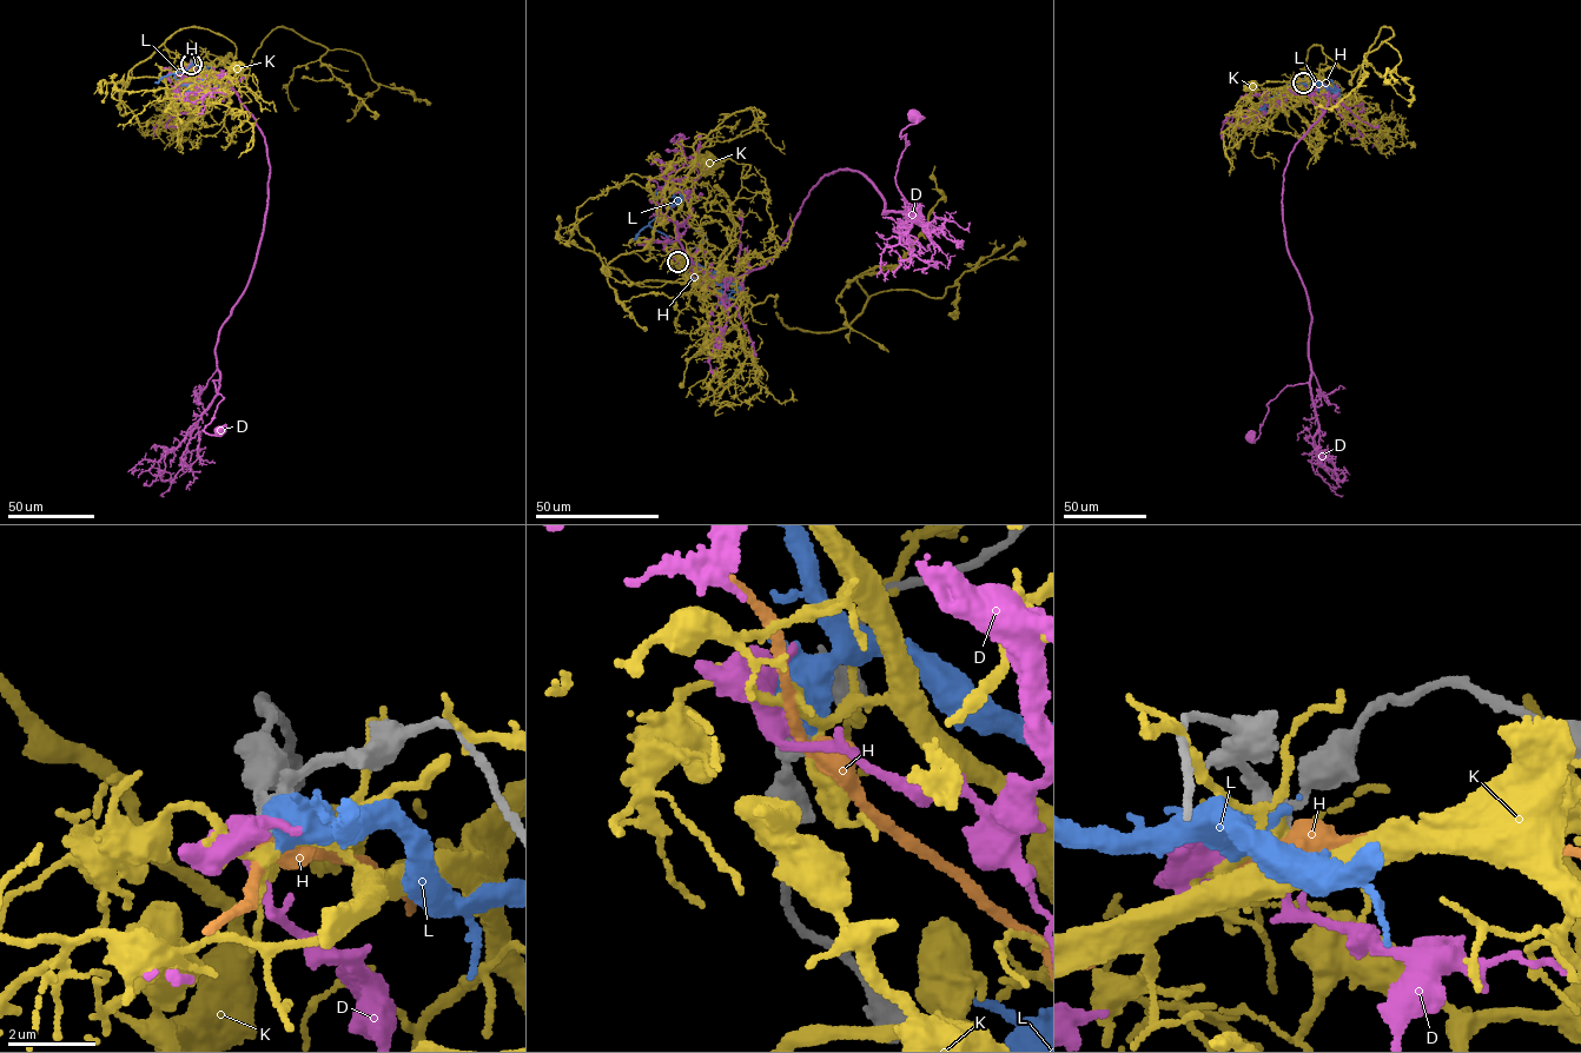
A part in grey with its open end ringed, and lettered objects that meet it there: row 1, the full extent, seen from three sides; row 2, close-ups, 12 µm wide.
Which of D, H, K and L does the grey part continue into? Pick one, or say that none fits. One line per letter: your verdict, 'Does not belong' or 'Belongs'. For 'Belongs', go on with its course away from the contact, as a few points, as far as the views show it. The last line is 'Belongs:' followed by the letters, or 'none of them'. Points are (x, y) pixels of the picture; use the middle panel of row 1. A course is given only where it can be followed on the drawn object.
D: Belongs. Its course: (677, 262), (721, 279), (759, 269), (811, 191), (848, 167), (882, 213), (913, 207), (895, 177), (913, 116)
H: Does not belong
K: Does not belong
L: Does not belong
Belongs: D

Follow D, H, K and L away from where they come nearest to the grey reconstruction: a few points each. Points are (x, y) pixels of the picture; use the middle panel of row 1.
D: (677, 262), (721, 279), (759, 269), (811, 191), (848, 167), (882, 213), (913, 207), (895, 177), (913, 116)
H: (679, 262), (696, 279), (705, 282), (706, 287), (718, 296), (719, 304)
K: (679, 262), (683, 258), (674, 216), (681, 205), (680, 184), (699, 153), (712, 159), (710, 165)
L: (679, 262), (680, 255), (674, 244), (649, 224), (657, 210), (657, 189), (667, 186), (676, 198), (669, 206)

